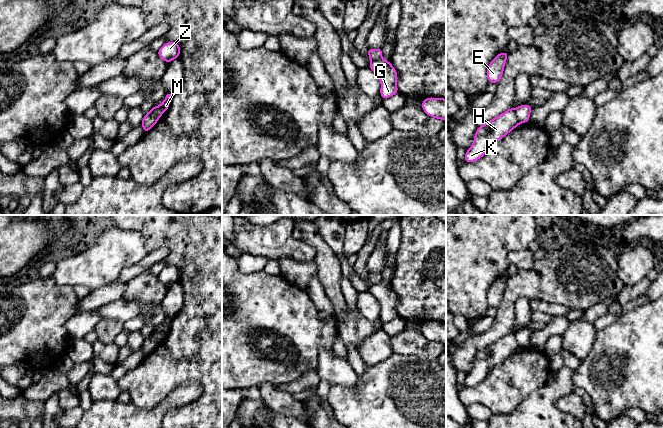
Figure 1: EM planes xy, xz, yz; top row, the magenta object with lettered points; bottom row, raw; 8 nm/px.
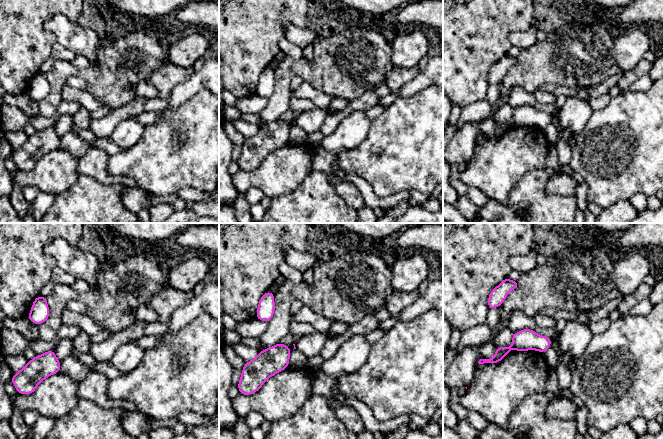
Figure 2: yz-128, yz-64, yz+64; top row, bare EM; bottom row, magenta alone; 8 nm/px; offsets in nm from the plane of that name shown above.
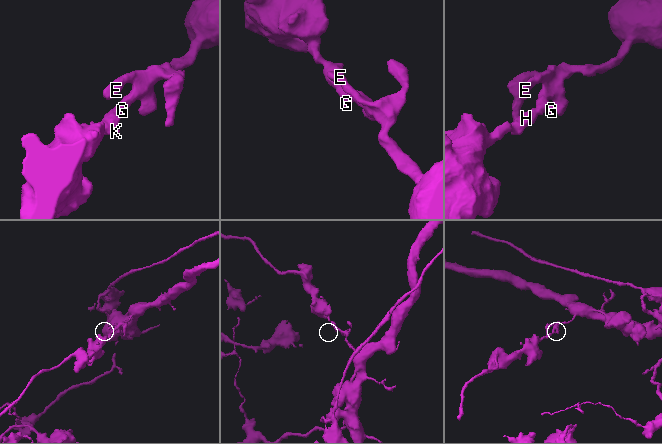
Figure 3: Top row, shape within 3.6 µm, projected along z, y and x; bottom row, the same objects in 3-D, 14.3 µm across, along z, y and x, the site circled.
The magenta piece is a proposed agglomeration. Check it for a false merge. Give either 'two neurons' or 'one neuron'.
two neurons

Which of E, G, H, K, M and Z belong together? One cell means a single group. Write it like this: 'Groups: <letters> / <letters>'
Groups: E G M Z / H K

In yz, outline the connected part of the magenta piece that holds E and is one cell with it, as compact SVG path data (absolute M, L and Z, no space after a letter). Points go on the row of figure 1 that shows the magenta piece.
M499 53L490 63L487 68L487 79L490 83L498 83L502 77L503 70L509 53Z

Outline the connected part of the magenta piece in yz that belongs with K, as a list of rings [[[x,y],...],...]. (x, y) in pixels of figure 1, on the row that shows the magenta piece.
[[[513,108],[480,125],[475,132],[472,146],[465,153],[465,162],[472,163],[482,158],[493,142],[505,137],[518,125]]]

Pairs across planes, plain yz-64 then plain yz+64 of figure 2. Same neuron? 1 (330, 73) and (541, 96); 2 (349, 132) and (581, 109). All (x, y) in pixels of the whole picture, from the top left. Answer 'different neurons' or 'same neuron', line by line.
1: different neurons
2: same neuron

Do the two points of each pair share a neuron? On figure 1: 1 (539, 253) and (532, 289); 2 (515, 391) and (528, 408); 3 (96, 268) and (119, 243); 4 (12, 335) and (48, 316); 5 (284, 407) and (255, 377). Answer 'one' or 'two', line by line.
1: two
2: two
3: one
4: one
5: two

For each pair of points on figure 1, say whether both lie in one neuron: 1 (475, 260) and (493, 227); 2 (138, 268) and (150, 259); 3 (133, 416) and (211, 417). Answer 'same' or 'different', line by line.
1: same
2: same
3: different

